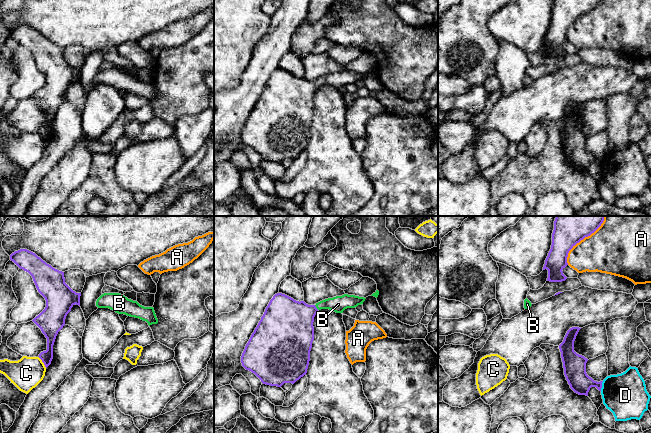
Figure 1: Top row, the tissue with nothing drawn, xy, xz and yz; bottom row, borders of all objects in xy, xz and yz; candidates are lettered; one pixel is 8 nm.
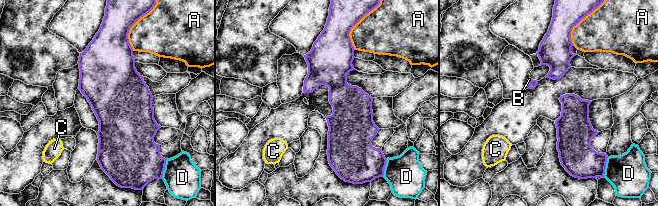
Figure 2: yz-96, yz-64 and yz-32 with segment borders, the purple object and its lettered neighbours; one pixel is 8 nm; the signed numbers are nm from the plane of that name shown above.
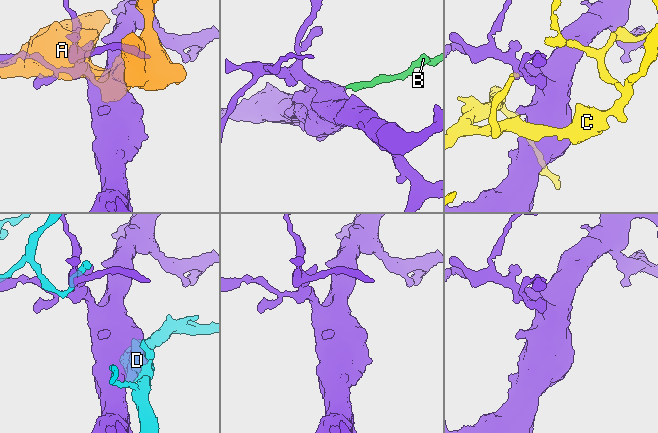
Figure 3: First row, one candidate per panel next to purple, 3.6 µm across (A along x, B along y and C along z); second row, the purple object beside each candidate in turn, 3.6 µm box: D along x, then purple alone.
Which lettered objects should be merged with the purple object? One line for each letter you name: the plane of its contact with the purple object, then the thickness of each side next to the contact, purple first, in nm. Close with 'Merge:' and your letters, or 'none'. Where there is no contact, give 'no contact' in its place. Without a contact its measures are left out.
B: meets purple in xz; 380 nm thick on the purple side, 140 nm on the other
Merge: B

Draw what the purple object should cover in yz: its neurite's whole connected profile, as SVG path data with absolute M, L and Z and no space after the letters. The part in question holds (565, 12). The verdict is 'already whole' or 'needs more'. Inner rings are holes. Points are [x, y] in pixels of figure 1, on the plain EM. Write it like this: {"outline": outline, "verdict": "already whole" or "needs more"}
{"outline": "M554 0L551 25L543 43L543 46L548 46L547 57L562 58L567 55L562 46L568 41L569 27L600 2L601 0Z", "verdict": "already whole"}

